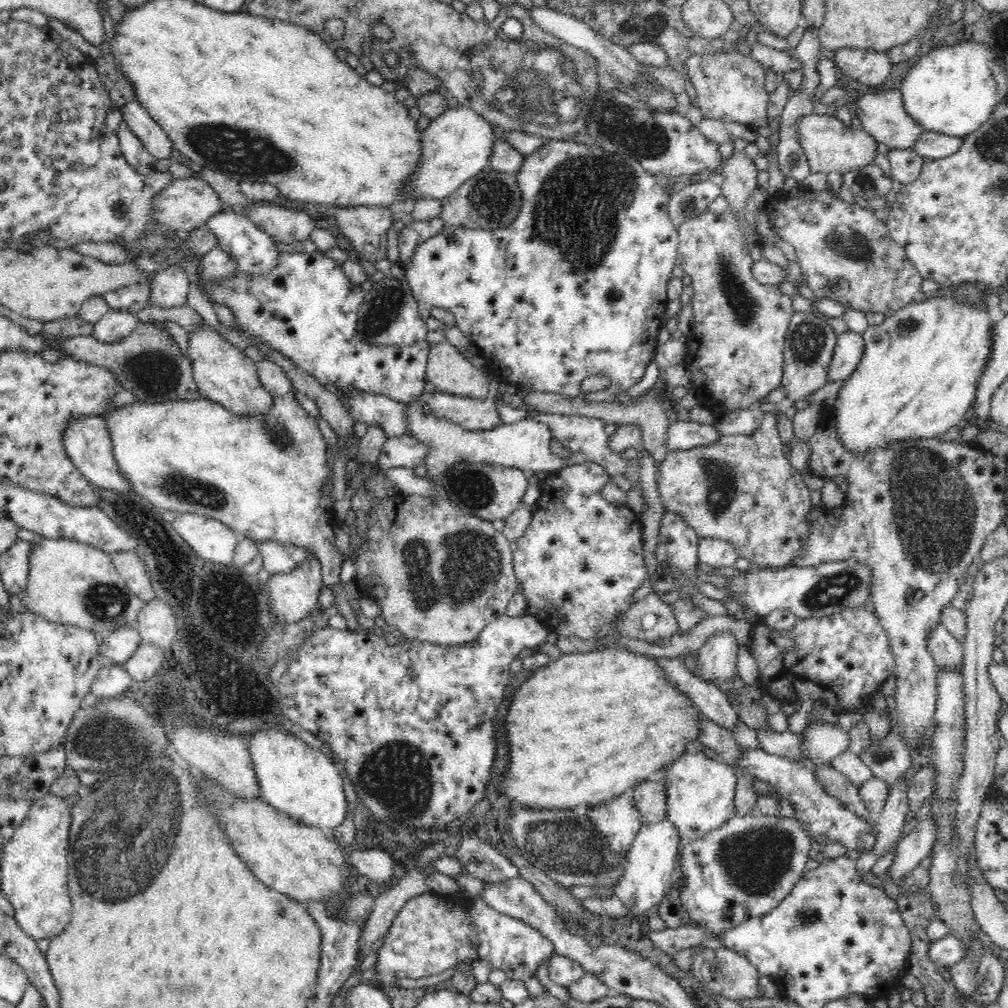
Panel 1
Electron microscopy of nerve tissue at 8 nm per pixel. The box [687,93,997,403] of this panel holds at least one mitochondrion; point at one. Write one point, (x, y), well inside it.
(741, 301)

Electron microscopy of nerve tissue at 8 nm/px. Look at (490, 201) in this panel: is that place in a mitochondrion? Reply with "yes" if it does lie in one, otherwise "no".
yes

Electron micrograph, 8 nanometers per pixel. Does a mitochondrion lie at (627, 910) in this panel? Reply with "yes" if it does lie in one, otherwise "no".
no

